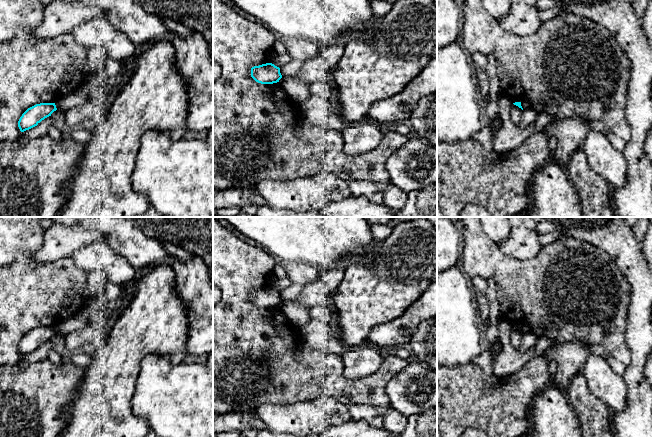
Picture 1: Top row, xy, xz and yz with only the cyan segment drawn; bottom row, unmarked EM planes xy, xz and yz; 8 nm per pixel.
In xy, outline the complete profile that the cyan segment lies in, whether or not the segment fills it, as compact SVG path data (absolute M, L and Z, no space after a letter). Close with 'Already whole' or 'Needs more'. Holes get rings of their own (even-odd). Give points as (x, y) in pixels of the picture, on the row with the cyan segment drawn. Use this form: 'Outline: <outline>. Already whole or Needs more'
Outline: M40 103L28 108L20 117L18 127L21 132L37 126L42 120L56 111L55 103Z. Already whole

